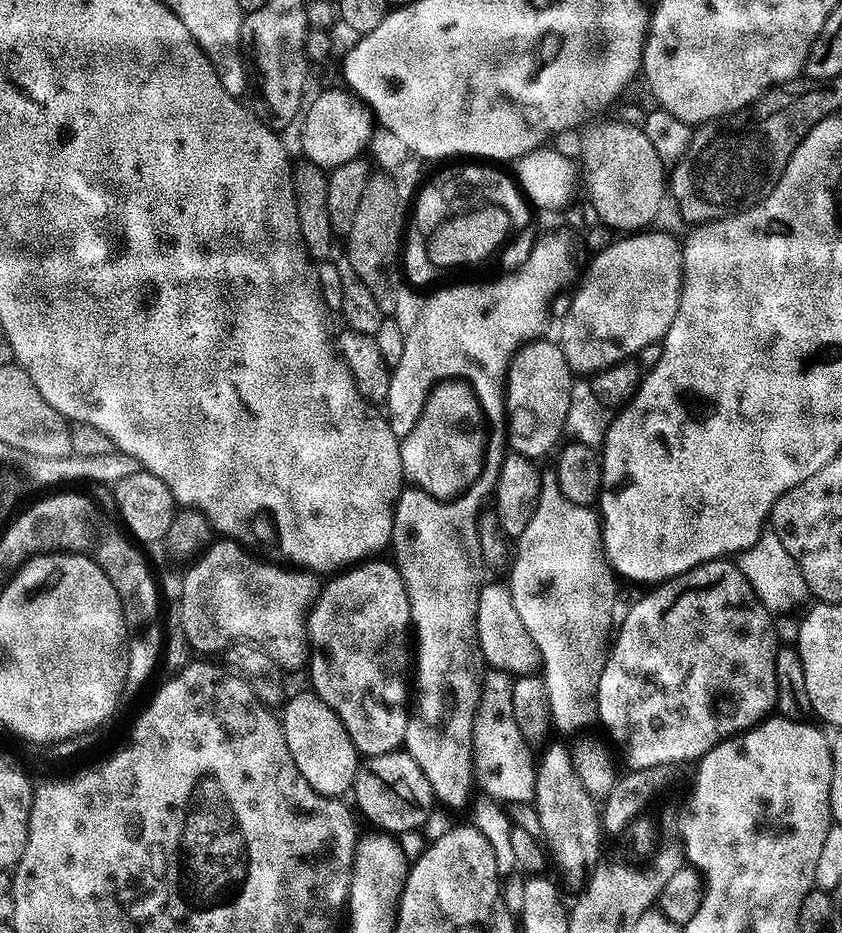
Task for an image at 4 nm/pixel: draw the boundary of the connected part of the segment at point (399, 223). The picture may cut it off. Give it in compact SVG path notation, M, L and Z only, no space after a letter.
M369 175L364 182L364 189L360 191L352 225L346 234L346 259L350 262L354 274L358 274L358 278L366 282L370 294L374 294L378 310L386 314L395 313L392 311L396 308L396 283L401 283L402 280L402 241L405 235L406 208L398 202L391 175Z

